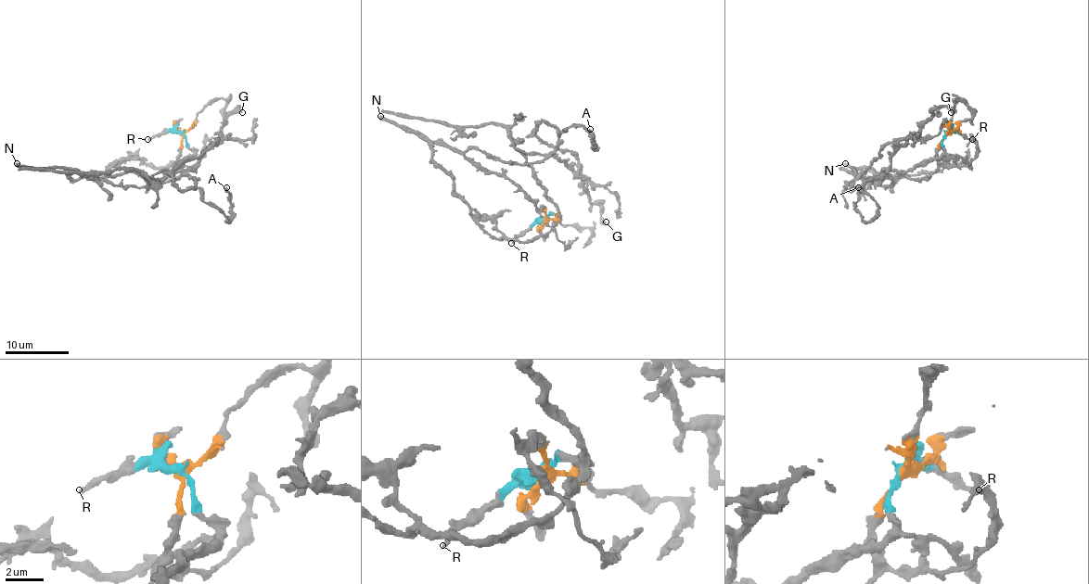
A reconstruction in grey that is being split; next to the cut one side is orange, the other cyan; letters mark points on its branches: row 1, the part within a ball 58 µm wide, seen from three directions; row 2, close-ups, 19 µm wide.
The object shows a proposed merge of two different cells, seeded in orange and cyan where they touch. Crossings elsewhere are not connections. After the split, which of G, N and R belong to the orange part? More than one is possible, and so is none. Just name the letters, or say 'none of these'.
N

